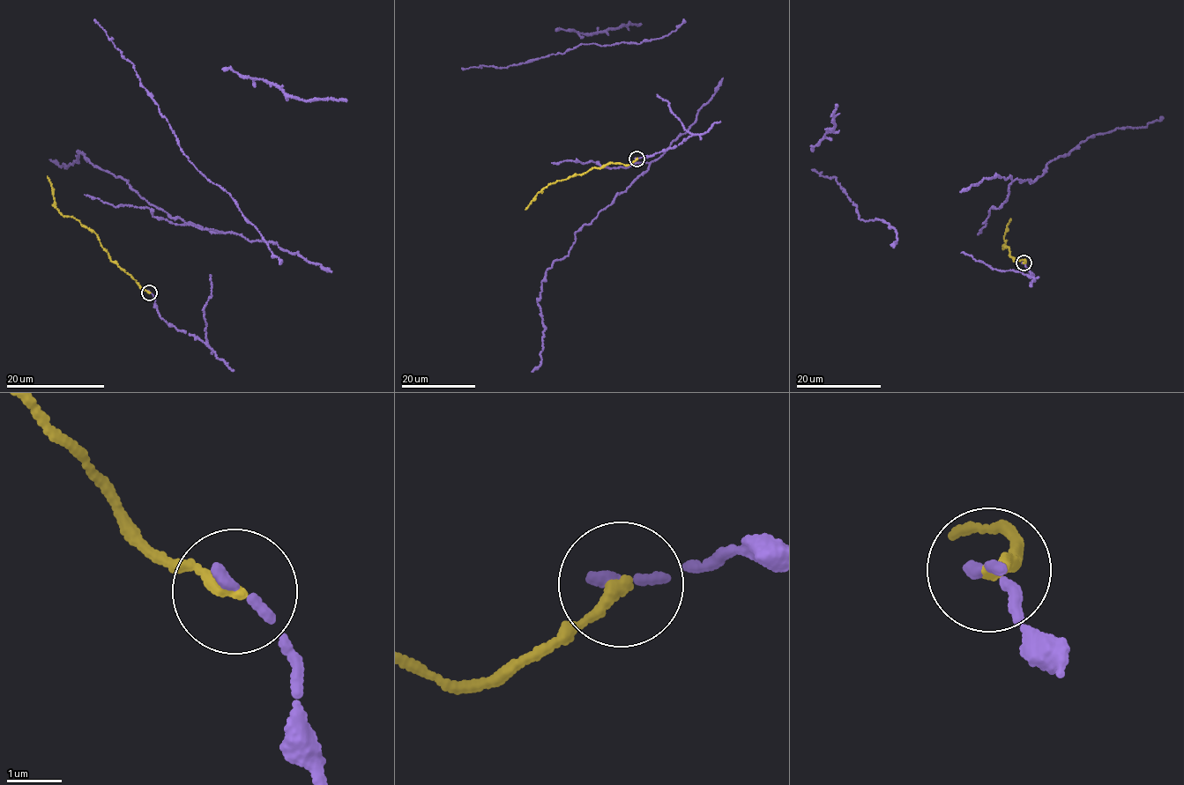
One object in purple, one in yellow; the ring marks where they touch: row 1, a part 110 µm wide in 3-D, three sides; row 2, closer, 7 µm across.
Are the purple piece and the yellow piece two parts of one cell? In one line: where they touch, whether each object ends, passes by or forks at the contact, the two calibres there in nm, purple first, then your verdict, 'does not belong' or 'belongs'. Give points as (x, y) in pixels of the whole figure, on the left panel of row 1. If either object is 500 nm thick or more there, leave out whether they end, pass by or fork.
(149, 292) | purple ends | yellow ends | 200/220 nm | belongs

